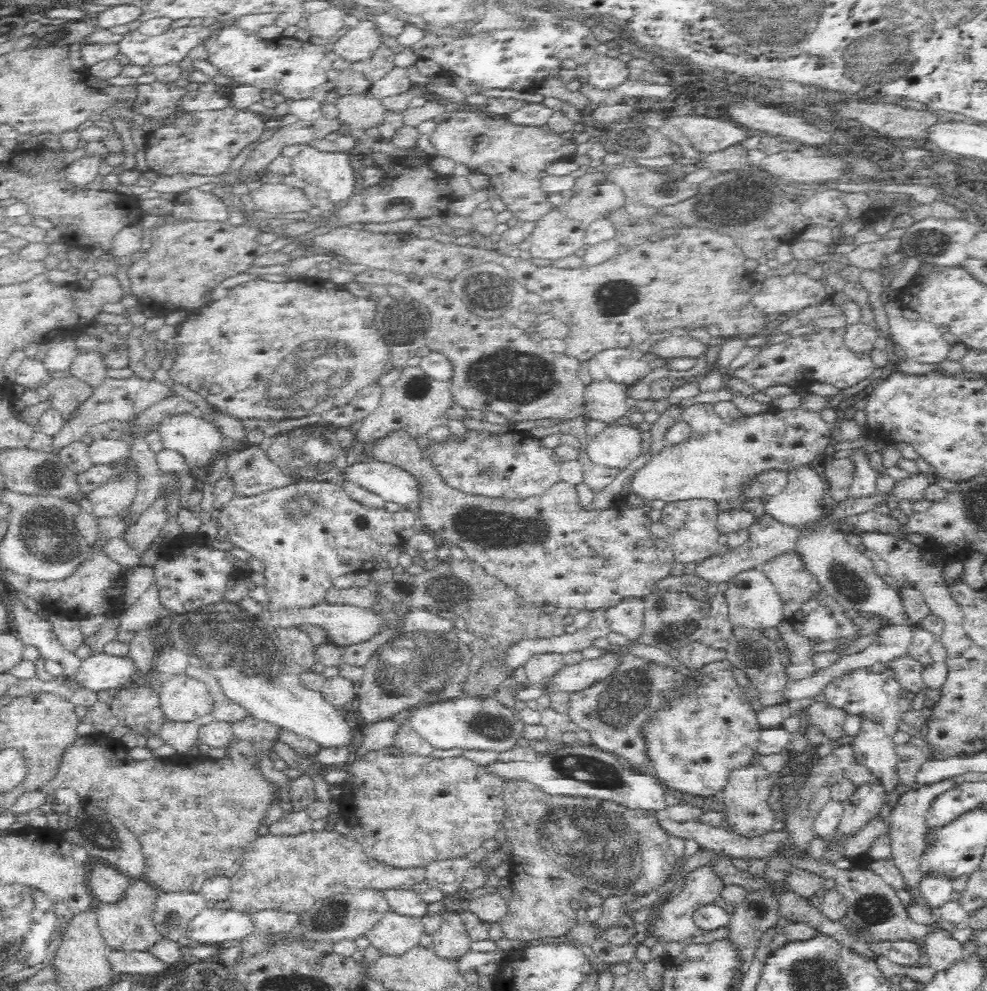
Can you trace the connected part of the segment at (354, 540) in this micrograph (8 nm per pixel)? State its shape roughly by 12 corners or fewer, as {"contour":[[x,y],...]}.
{"contour":[[300,475],[219,512],[272,609],[396,566],[395,513]]}

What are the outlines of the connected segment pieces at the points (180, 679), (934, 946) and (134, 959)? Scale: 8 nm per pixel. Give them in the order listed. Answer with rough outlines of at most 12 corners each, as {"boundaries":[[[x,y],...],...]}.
{"boundaries":[[[185,672],[163,677],[157,692],[166,721],[212,712],[207,686]],[[936,929],[921,948],[936,972],[967,958],[962,944]],[[109,950],[116,974],[158,974],[171,967],[150,950]]]}

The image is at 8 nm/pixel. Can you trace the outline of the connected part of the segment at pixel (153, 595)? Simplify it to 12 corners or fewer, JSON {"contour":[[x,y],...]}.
{"contour":[[158,581],[120,614],[120,630],[140,631],[158,618]]}

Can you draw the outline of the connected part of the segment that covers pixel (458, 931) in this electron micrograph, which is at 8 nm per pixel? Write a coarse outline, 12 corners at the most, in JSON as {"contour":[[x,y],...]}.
{"contour":[[457,913],[445,914],[430,947],[458,962],[473,940]]}

